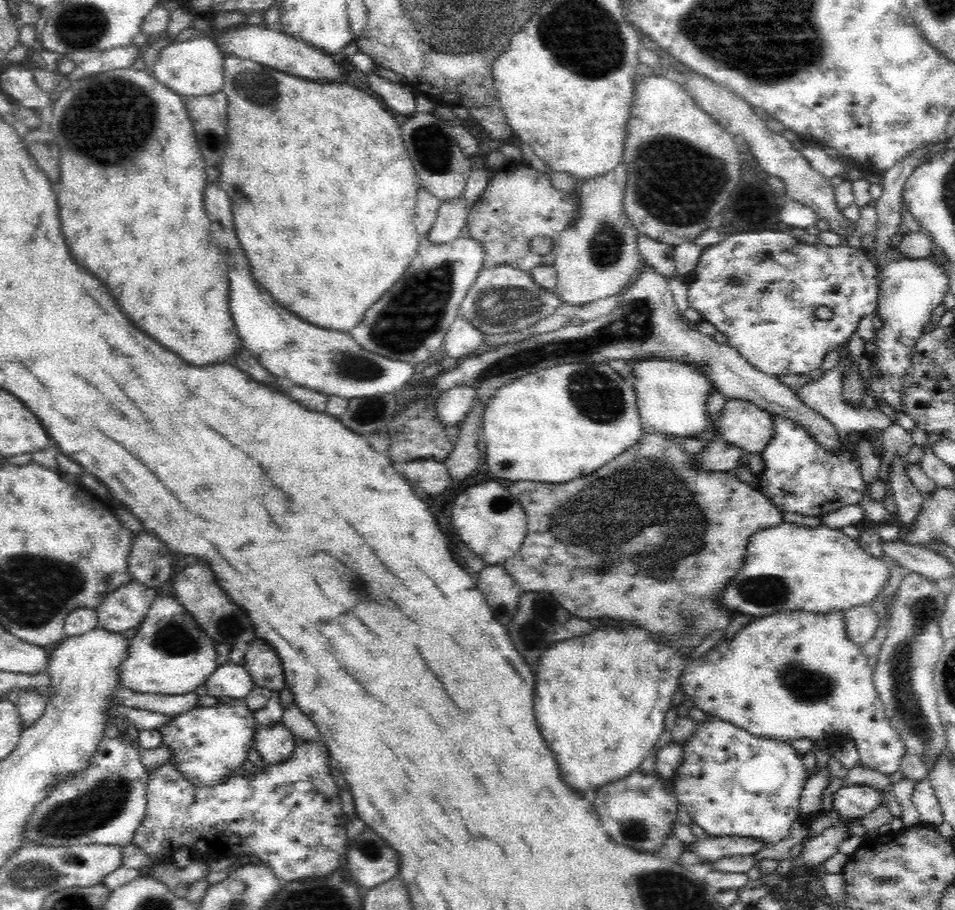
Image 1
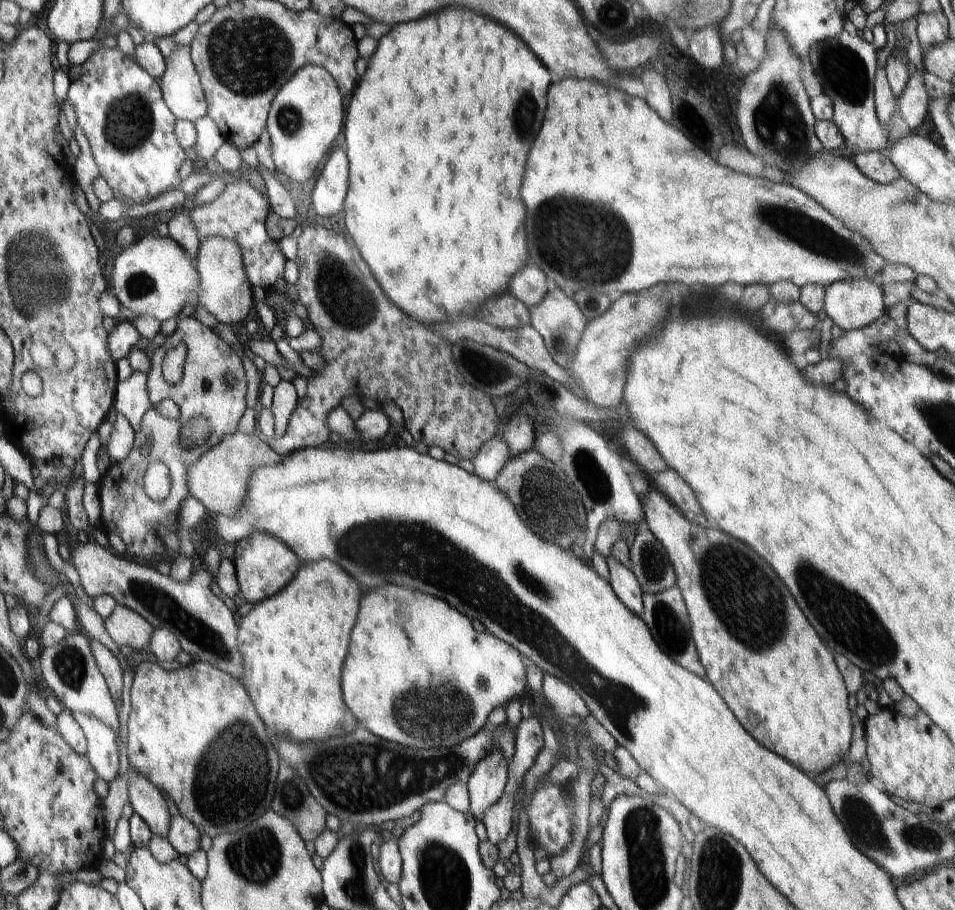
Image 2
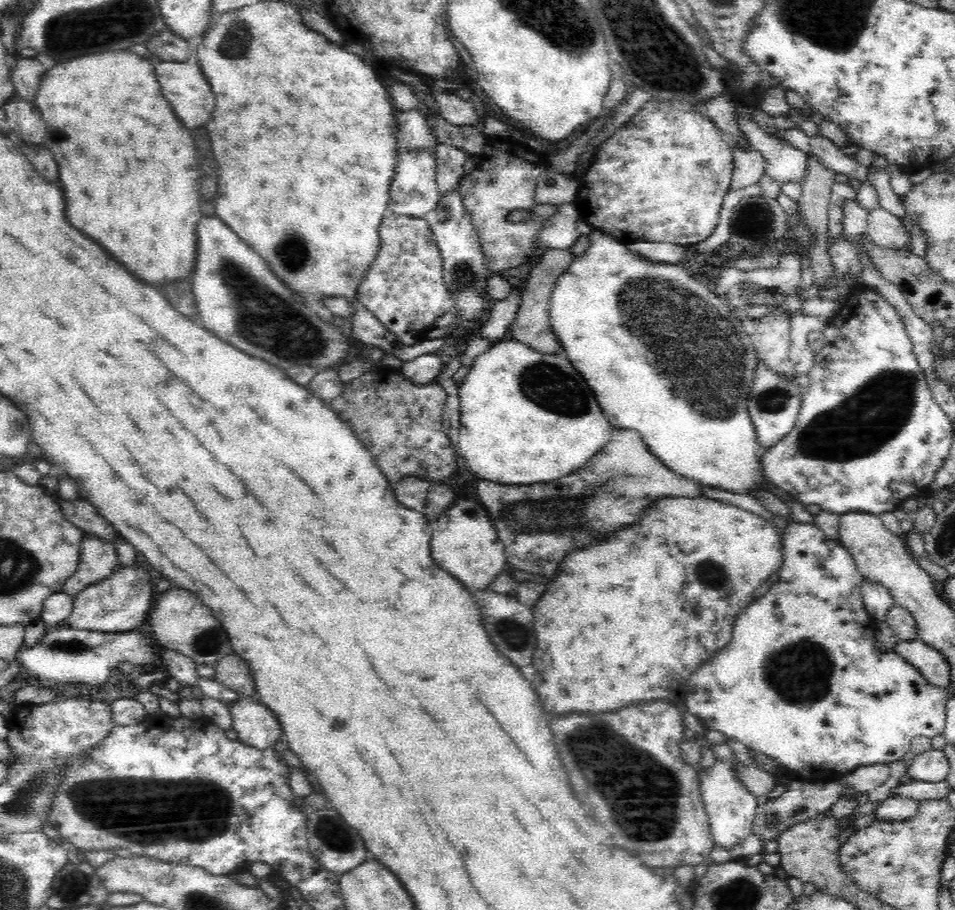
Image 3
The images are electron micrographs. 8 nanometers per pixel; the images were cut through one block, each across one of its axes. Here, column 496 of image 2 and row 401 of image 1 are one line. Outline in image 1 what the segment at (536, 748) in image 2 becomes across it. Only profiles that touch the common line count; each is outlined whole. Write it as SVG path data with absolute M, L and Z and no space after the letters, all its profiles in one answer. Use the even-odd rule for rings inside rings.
M842 350L839 354L839 364L831 370L826 370L823 372L819 379L810 381L800 388L796 389L799 394L800 400L814 412L825 416L828 421L834 424L836 431L840 433L842 441L847 442L850 434L856 432L862 434L863 431L876 431L878 432L886 430L889 426L893 424L893 420L883 413L879 406L866 410L866 408L860 407L855 408L846 403L844 397L842 397L842 388L844 388L844 380L848 376L848 368L850 364L854 362L854 359L850 357L850 352L847 350Z

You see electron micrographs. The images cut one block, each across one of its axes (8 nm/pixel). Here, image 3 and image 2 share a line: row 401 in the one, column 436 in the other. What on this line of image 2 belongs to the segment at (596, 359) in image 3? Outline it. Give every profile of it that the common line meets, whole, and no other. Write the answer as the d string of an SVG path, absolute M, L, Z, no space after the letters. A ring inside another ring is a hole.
M384 584L360 598L358 618L341 670L342 694L358 724L377 737L412 750L452 747L489 726L488 716L496 706L521 699L527 685L522 656L490 631L476 632L470 618L445 600Z

